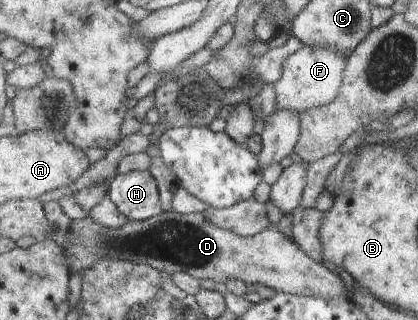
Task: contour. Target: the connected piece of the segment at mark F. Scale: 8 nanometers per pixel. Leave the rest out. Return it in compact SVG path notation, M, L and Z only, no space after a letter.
M304 46L286 59L282 79L274 84L277 110L299 114L332 103L340 95L348 56L321 47Z

